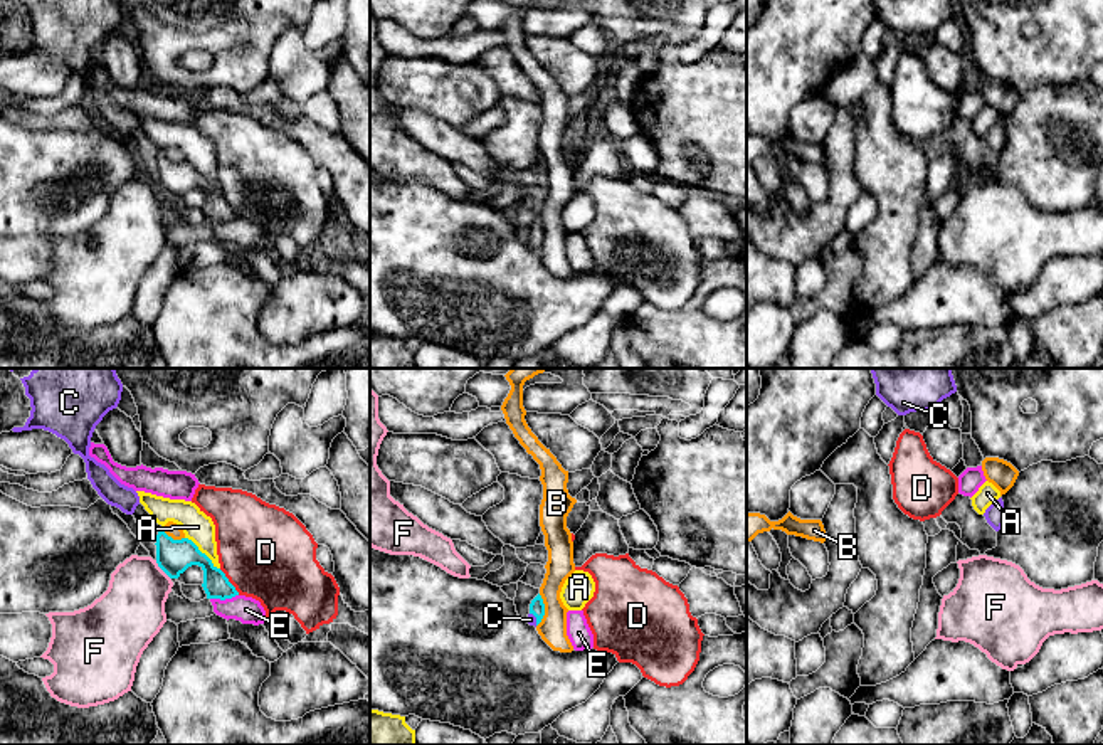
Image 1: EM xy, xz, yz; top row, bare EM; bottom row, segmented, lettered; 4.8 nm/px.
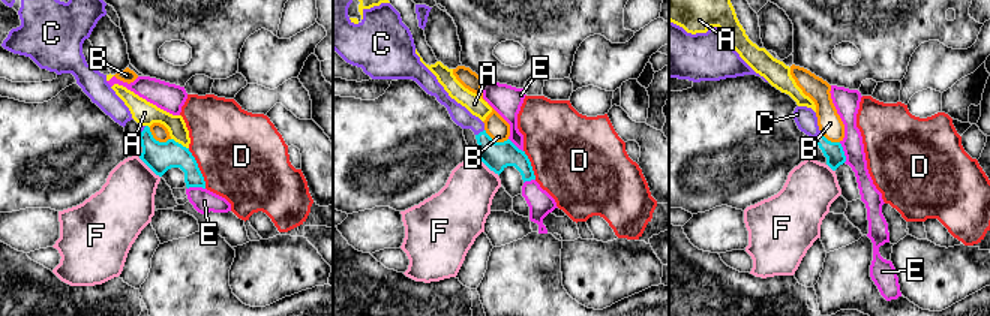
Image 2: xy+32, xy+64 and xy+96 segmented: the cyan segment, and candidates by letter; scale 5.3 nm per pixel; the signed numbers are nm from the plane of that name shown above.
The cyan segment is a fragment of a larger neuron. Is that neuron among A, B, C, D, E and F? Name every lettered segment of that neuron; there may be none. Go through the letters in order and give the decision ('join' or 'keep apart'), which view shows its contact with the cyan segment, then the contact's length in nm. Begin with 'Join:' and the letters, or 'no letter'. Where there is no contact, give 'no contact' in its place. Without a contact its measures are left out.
Join: C
A: keep apart | xy | 220 nm
B: keep apart | xz | 160 nm
C: join | xz | 70 nm
D: keep apart | xy | 160 nm
E: keep apart | xy | 140 nm
F: keep apart | xy | 120 nm

